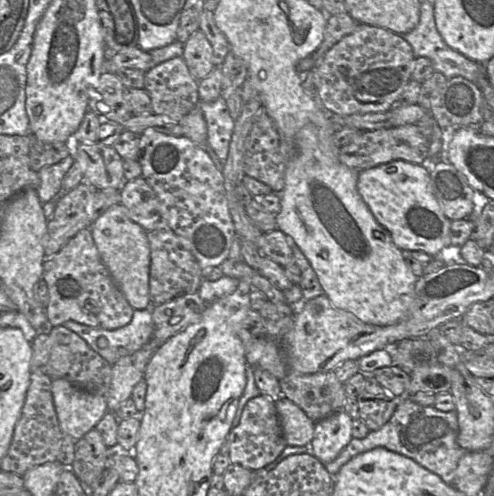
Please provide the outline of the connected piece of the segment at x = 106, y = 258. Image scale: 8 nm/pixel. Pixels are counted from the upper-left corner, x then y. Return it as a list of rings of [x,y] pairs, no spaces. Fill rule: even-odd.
[[[122,204],[111,206],[92,223],[89,229],[103,263],[132,308],[136,310],[150,309],[151,250],[147,231],[129,217],[128,210]]]

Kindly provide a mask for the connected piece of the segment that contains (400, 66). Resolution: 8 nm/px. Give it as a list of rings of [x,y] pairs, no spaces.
[[[359,24],[311,70],[316,73],[316,97],[325,111],[339,116],[390,111],[411,80],[415,59],[412,47],[399,34]]]

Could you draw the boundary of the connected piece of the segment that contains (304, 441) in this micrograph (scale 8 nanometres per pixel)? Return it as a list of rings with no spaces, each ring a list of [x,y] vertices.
[[[288,398],[276,402],[283,435],[288,446],[306,446],[314,436],[315,422]]]

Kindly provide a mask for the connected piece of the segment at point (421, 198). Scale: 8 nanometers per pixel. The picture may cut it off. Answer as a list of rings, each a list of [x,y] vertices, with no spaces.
[[[396,160],[359,171],[357,190],[399,249],[422,251],[434,257],[450,245],[451,220],[445,217],[433,195],[428,166]]]

